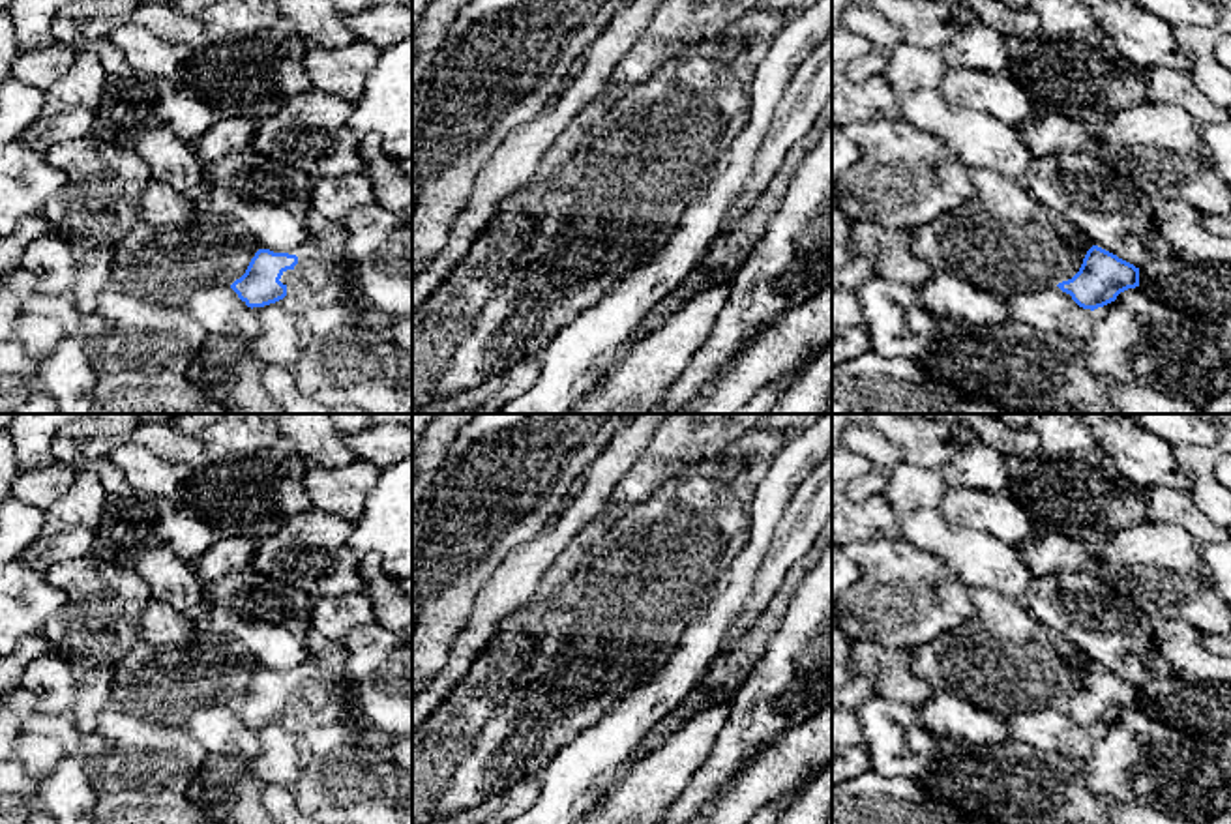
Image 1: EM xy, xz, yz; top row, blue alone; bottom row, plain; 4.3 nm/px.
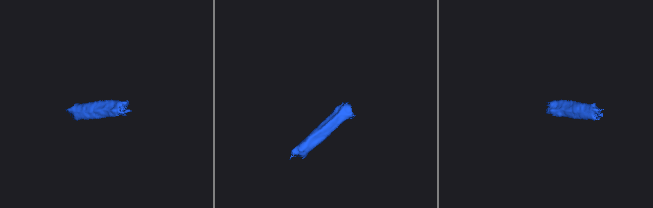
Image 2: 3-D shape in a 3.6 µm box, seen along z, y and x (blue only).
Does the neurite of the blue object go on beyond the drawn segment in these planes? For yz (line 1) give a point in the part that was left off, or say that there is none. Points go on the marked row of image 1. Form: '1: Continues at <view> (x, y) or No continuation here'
1: No continuation here

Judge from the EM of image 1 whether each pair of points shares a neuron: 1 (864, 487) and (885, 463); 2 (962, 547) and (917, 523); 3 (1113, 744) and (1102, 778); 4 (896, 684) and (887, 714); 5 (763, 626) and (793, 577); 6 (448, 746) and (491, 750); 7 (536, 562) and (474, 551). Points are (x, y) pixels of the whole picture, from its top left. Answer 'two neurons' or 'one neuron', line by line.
1: one neuron
2: one neuron
3: one neuron
4: two neurons
5: one neuron
6: two neurons
7: two neurons

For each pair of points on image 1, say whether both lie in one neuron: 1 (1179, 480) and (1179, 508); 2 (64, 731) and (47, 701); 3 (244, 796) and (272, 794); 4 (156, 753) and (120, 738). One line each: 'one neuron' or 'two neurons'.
1: two neurons
2: two neurons
3: two neurons
4: one neuron

